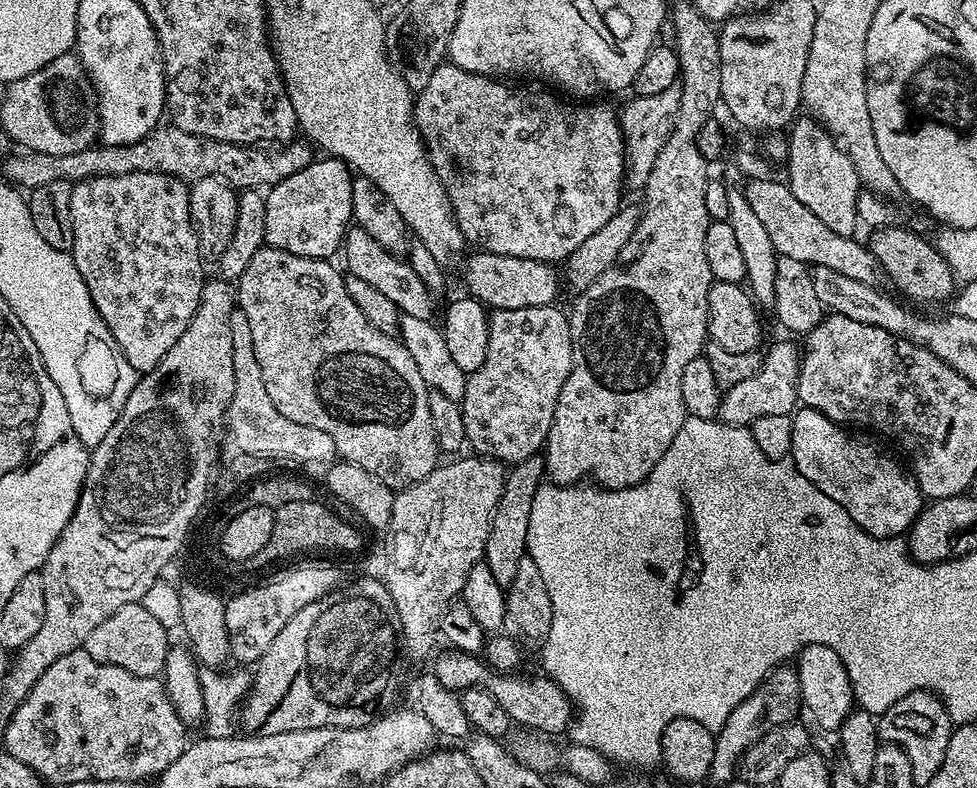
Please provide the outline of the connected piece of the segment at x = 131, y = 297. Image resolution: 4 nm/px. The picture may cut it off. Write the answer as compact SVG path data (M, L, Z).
M135 172L134 174L118 174L117 176L91 176L88 180L78 180L73 183L72 197L70 198L70 218L74 222L74 242L72 243L71 257L74 266L78 266L78 274L82 274L82 282L86 282L86 290L90 290L90 298L108 328L108 335L120 353L134 366L137 374L154 370L162 358L166 358L166 350L182 338L182 330L190 326L194 314L200 305L200 295L206 283L204 276L205 261L200 255L198 234L192 225L190 214L189 185L185 181L177 180L175 176L167 176L161 172Z

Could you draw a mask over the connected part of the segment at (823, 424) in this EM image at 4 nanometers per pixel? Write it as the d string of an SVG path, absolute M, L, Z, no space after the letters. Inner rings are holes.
M797 407L792 416L792 429L792 463L822 494L830 494L862 531L878 538L900 538L907 533L926 500L920 495L916 477L903 463L891 460L870 441L851 436L845 425L834 423L813 408Z

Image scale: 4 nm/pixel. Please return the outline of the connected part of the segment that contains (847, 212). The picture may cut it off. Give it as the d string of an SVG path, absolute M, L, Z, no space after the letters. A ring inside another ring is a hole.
M797 119L790 128L792 136L787 139L786 183L791 188L794 198L798 198L798 202L802 202L806 210L818 214L818 219L830 226L834 234L852 236L855 228L858 228L856 207L862 191L860 179L854 170L854 162L850 162L850 158L836 143L836 139L822 127L819 120L807 119Z

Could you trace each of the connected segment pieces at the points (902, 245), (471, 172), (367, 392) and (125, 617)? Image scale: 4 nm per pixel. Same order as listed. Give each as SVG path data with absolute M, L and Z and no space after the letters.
M889 226L877 228L871 233L870 247L874 258L880 263L880 271L902 295L903 299L917 300L920 304L940 304L951 301L958 288L958 280L950 265L942 255L941 249L923 240L908 228Z
M451 62L439 64L434 74L430 74L430 82L426 82L422 91L415 93L412 106L413 121L431 159L440 166L452 163L452 168L456 171L446 180L448 201L452 204L452 213L456 215L458 226L469 245L476 244L472 246L485 252L514 258L545 262L567 261L569 254L578 250L578 246L582 246L582 242L586 242L590 234L602 230L602 226L606 226L606 222L610 222L610 218L614 218L616 211L622 207L620 191L625 191L626 188L626 145L624 133L620 131L617 109L612 109L608 104L567 104L548 92L535 92L532 88L507 88L504 84L507 83L491 76L479 76L470 70L462 70Z
M260 248L235 285L238 306L250 322L262 382L266 382L266 394L270 394L278 414L298 422L298 426L326 430L334 438L336 456L343 463L362 466L362 470L370 470L370 474L399 490L426 478L438 467L428 405L430 389L403 342L382 334L382 330L374 330L366 322L354 298L350 298L350 290L346 290L345 273L340 273L332 263L331 259L302 258L286 250Z
M137 602L122 606L122 610L114 610L114 614L106 618L106 622L94 626L94 630L90 630L90 638L86 638L83 650L90 654L90 658L94 658L94 662L118 666L122 670L130 670L130 674L159 677L168 657L168 636L169 629L164 628L163 624L146 610L146 606Z

